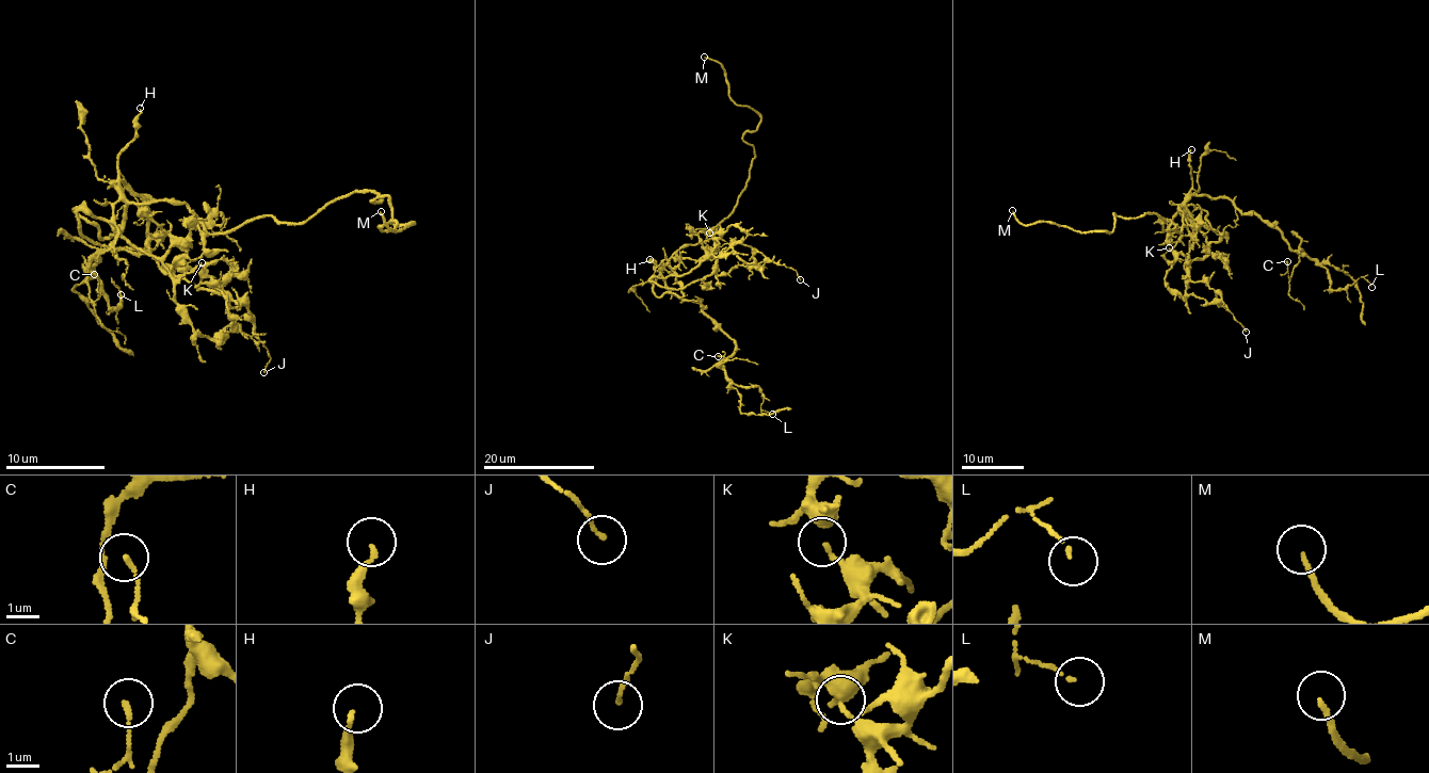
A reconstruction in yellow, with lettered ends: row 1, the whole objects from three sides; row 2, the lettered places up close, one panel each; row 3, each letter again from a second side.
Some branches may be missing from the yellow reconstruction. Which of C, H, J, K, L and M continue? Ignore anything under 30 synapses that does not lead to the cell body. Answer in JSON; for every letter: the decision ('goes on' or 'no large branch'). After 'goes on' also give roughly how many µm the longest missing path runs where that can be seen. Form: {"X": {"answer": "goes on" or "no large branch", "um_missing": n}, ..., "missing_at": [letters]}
{"C": {"answer": "no large branch"}, "H": {"answer": "no large branch"}, "J": {"answer": "no large branch"}, "K": {"answer": "no large branch"}, "L": {"answer": "no large branch"}, "M": {"answer": "goes on", "um_missing": 25}, "missing_at": ["M"]}

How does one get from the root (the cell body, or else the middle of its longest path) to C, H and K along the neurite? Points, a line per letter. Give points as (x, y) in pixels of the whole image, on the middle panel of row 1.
C: (689, 245), (672, 254), (662, 278), (732, 338), (734, 351), (721, 368), (727, 358), (718, 356)
H: (689, 245), (675, 252), (658, 271), (654, 270), (656, 261), (649, 259)
K: (689, 245), (703, 243), (706, 251), (701, 259), (704, 260), (713, 247), (713, 237), (709, 232)

